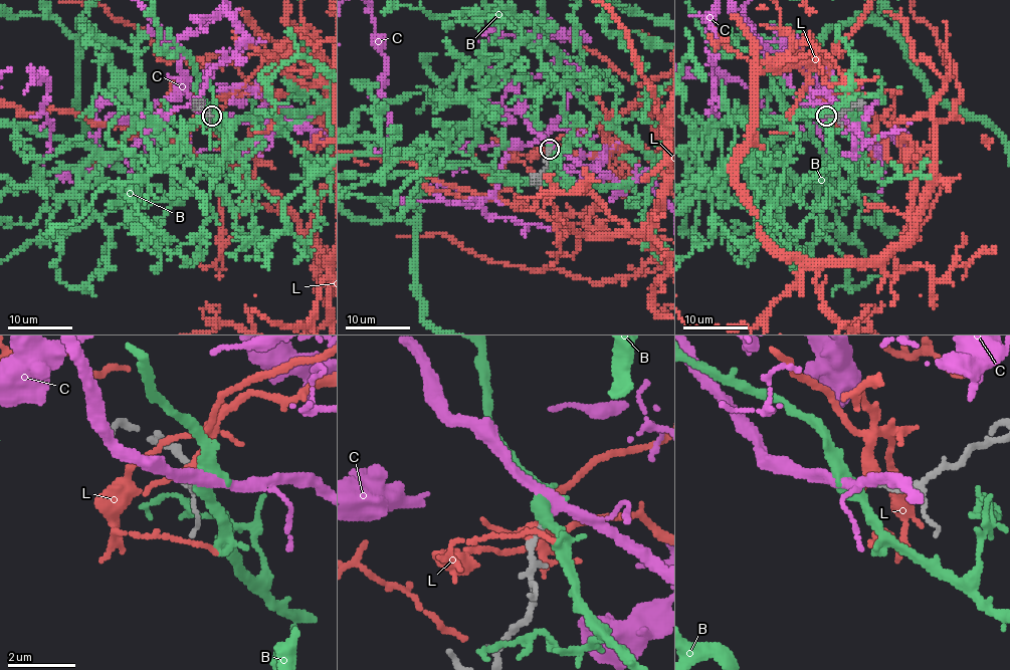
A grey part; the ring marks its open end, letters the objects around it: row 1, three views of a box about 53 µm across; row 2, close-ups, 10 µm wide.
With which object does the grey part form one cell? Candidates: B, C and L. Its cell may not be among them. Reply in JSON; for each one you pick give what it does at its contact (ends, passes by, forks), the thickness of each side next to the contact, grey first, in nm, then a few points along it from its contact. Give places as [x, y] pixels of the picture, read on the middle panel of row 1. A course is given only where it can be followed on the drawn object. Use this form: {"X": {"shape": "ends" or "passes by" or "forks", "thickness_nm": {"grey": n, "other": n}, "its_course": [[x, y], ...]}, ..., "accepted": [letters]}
{"C": {"shape": "passes by", "thickness_nm": {"grey": 200, "other": 200}}, "accepted": ["C"]}

